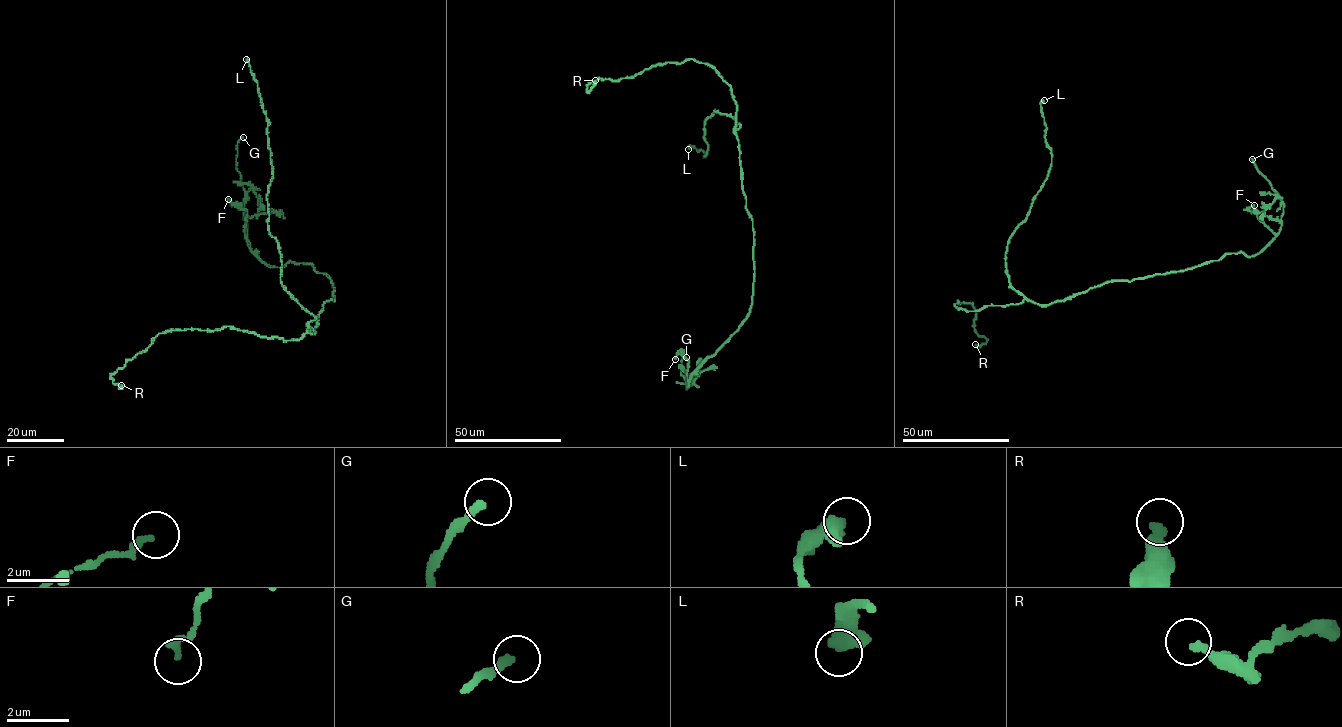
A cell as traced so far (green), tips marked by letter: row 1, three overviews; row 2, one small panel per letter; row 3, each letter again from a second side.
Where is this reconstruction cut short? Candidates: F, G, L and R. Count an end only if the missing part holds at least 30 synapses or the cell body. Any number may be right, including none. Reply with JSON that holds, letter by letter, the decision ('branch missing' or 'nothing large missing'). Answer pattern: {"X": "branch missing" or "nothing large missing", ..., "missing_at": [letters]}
{"F": "nothing large missing", "G": "branch missing", "L": "nothing large missing", "R": "nothing large missing", "missing_at": ["G"]}

